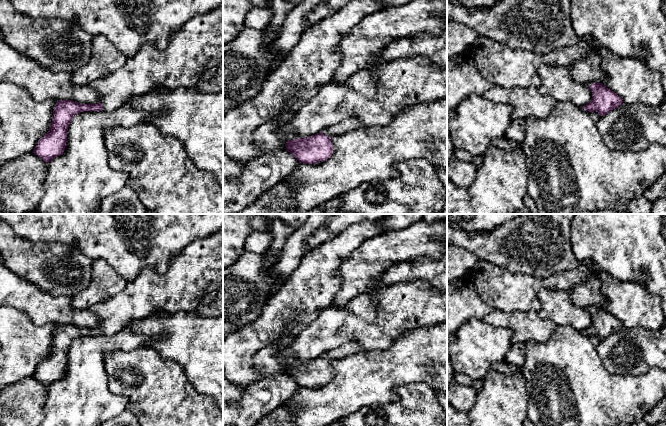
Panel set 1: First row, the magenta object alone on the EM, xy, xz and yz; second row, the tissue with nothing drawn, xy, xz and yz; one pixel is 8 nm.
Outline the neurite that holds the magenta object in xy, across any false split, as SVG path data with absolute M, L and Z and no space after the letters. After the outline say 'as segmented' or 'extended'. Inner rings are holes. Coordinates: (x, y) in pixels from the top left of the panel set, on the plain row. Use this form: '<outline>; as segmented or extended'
M223 228L193 240L171 259L163 274L152 267L143 268L120 293L92 306L90 309L100 320L99 327L57 325L50 353L38 365L33 377L46 388L62 379L69 348L80 336L113 336L132 321L144 319L158 311L167 314L194 311L204 295L222 285Z; extended

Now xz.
M349 341L323 355L307 362L286 365L286 375L290 376L299 387L315 388L327 384L333 376L331 362L362 352L360 345Z; extended

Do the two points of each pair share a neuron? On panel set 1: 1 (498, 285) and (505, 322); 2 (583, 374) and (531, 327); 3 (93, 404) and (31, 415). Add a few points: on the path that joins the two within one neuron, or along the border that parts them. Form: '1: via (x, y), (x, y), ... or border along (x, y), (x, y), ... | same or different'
1: border along (492, 308), (504, 311), (527, 311) | different
2: border along (558, 325), (547, 340), (527, 341), (524, 343) | different
3: border along (47, 390), (43, 415) | different

